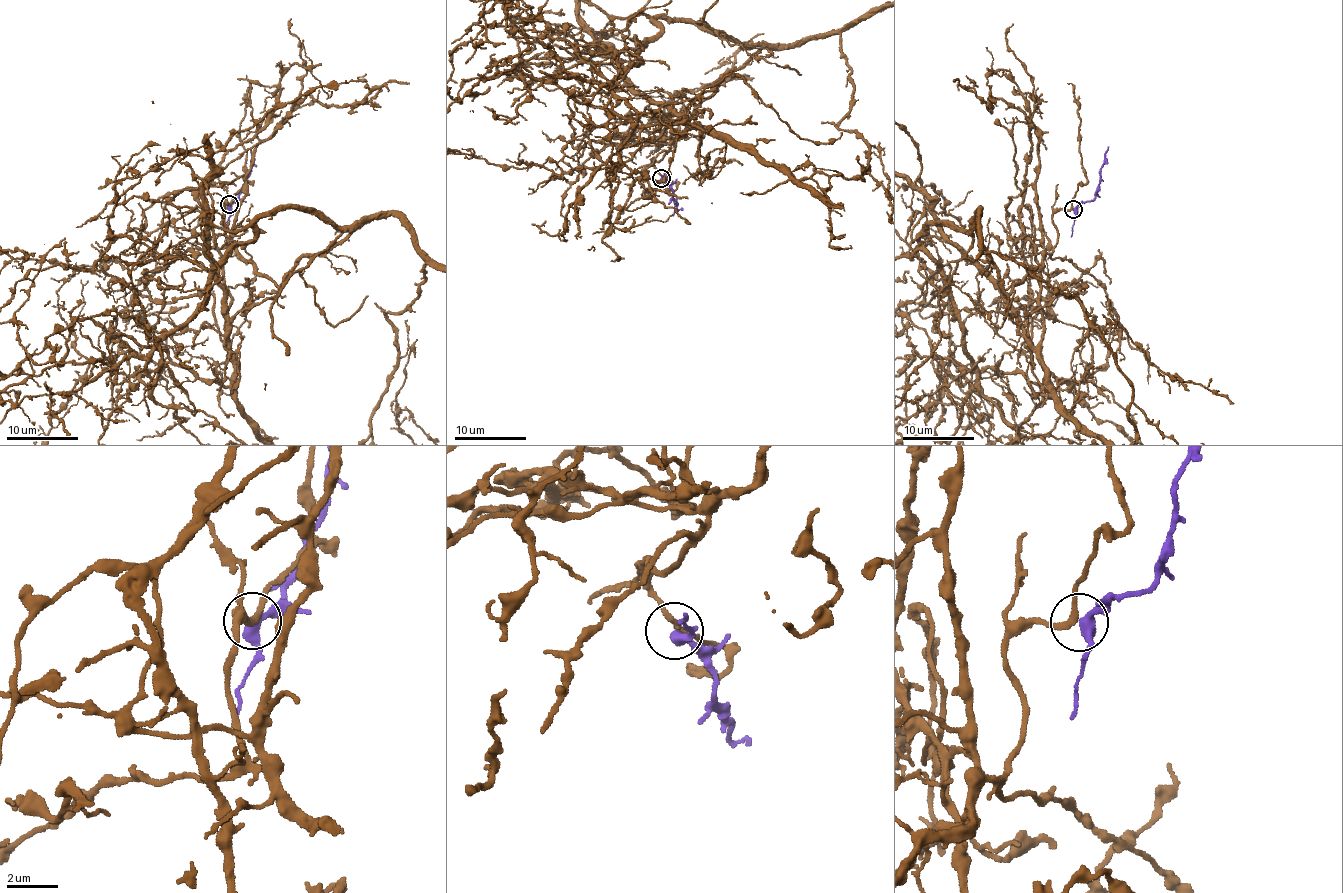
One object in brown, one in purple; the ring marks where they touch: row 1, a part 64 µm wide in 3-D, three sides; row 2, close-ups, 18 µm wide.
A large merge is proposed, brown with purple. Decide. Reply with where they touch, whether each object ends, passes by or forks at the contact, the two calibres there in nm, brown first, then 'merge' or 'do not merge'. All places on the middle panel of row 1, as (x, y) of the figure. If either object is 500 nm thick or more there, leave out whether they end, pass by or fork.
(661, 178) | brown passes by | purple passes by | 200/360 nm | merge

